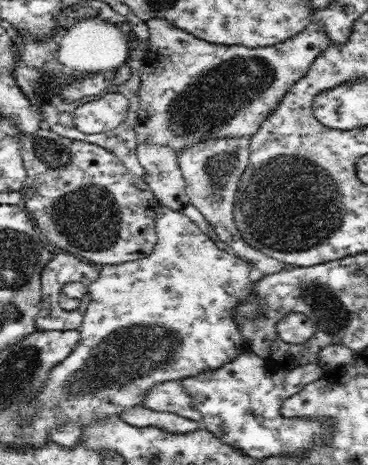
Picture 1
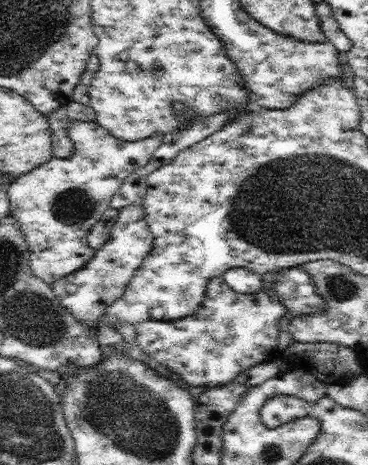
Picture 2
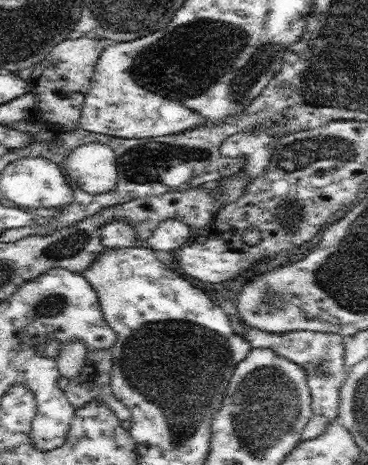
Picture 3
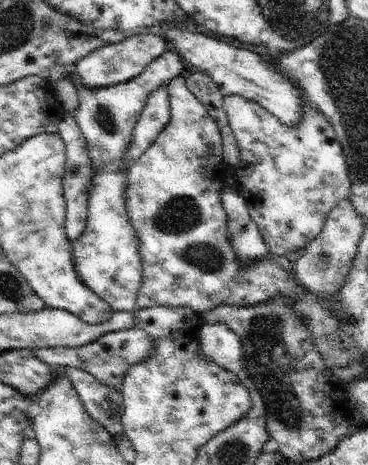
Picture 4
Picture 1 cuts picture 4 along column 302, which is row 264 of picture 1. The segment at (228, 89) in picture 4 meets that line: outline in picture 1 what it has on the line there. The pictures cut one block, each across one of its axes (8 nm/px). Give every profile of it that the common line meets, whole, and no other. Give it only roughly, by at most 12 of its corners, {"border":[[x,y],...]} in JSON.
{"border":[[26,134],[20,192],[50,244],[98,268],[152,254],[160,202],[124,160]]}

